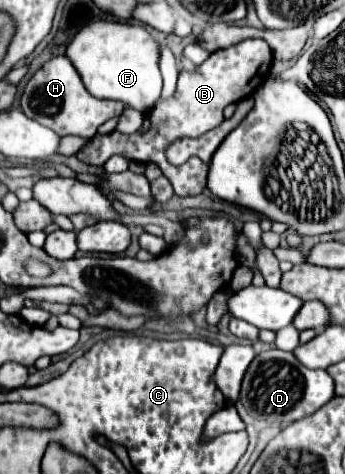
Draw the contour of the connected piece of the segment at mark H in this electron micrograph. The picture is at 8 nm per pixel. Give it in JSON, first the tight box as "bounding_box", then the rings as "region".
{"bounding_box":[21,56,125,138],"region":[[[55,56],[47,60],[25,84],[23,94],[21,94],[21,110],[27,114],[31,120],[51,128],[59,136],[81,136],[81,138],[93,138],[97,134],[97,128],[105,124],[111,118],[117,118],[123,112],[125,104],[115,102],[115,100],[99,100],[91,96],[77,70],[69,62],[67,56]]]}

